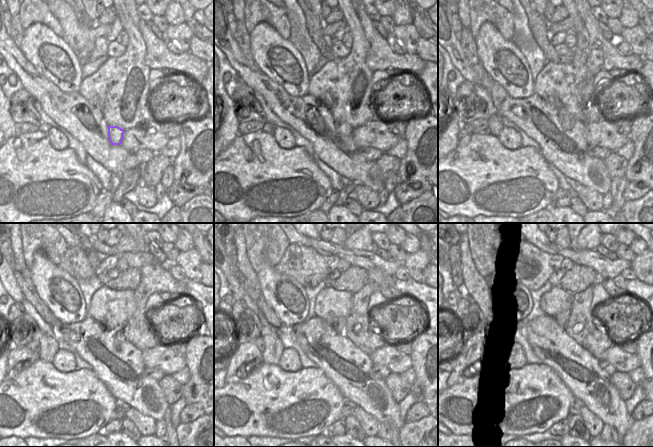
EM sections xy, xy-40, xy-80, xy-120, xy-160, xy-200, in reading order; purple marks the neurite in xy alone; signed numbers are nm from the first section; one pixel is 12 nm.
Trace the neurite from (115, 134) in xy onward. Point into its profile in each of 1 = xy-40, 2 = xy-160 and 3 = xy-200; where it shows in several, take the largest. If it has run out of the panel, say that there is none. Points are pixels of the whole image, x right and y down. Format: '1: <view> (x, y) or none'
1: xy-40 (343, 128)
2: xy-160 (339, 325)
3: xy-200 (561, 318)

